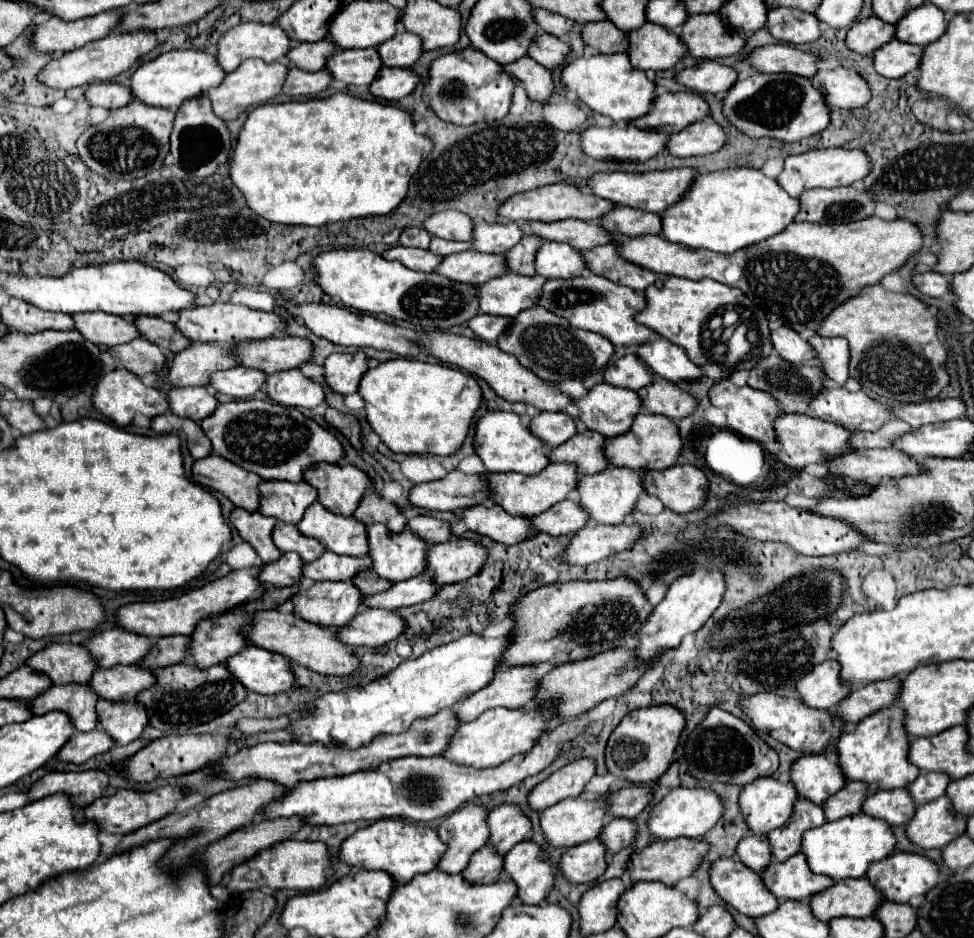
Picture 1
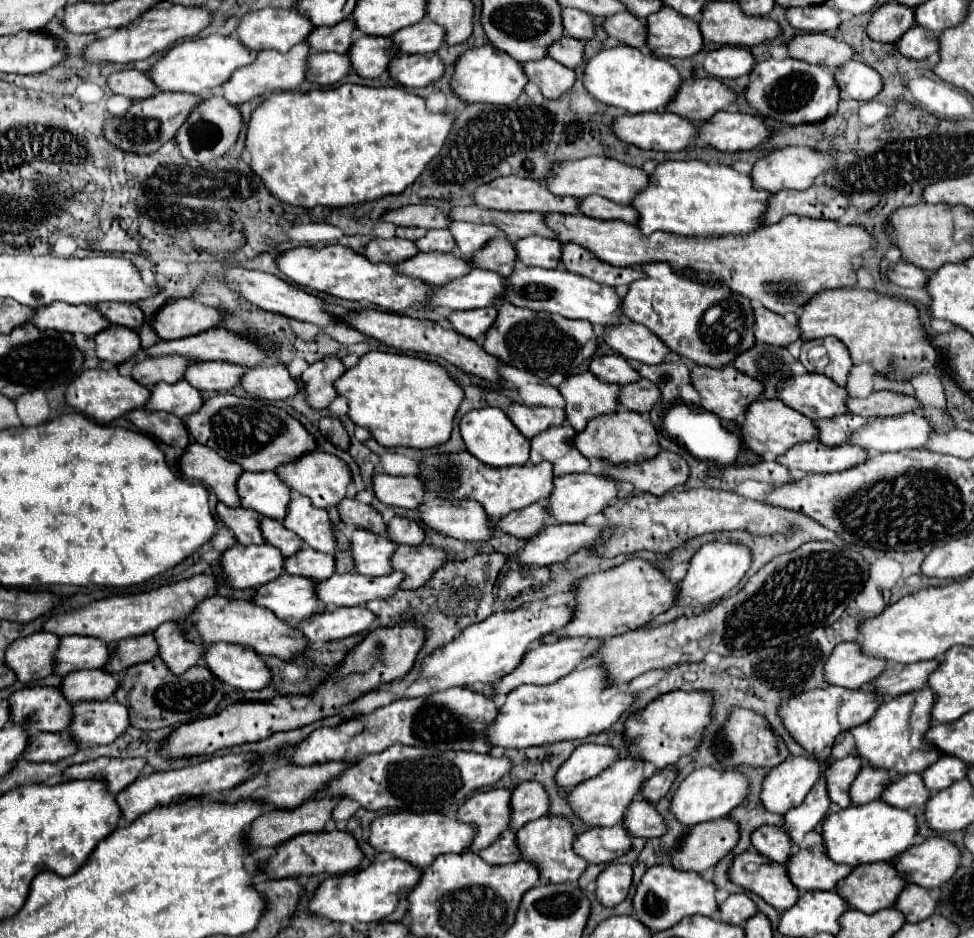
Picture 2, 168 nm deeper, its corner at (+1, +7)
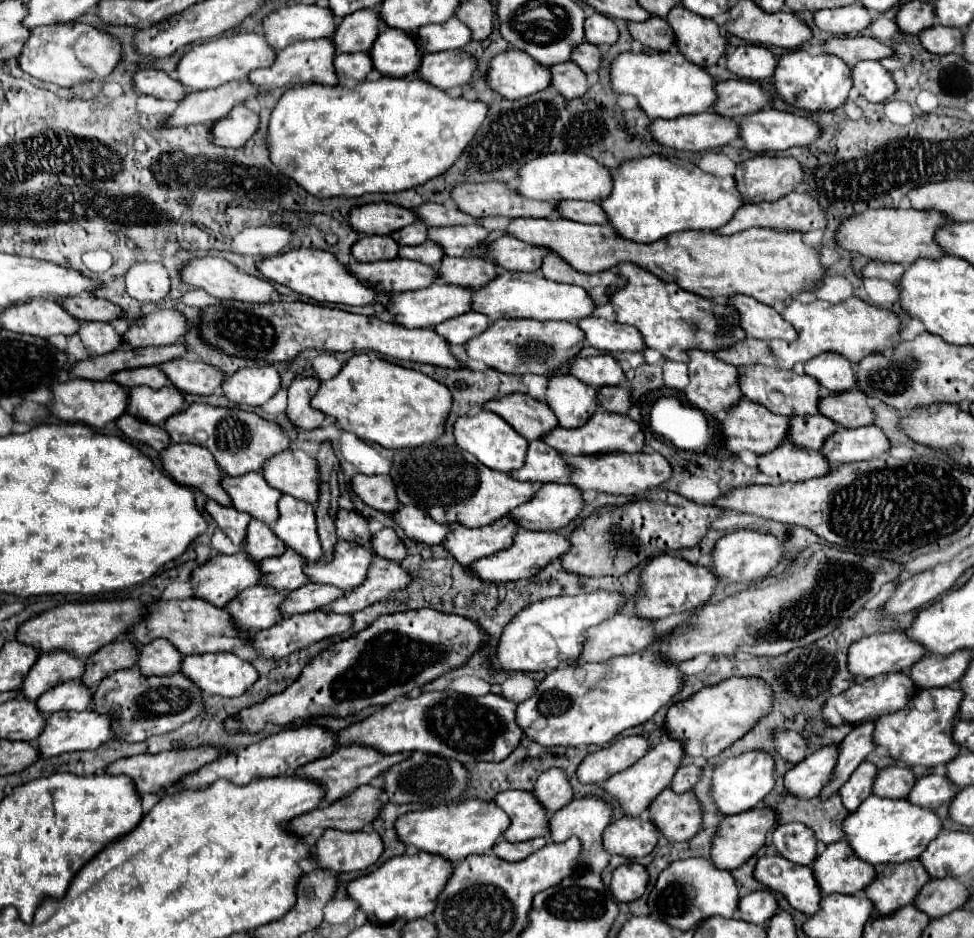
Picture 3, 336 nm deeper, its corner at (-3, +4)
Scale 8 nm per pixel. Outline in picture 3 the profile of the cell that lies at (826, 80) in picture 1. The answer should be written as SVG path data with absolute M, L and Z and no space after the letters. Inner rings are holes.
M859 62L853 68L853 86L869 102L887 102L895 94L895 82L891 74L879 62Z

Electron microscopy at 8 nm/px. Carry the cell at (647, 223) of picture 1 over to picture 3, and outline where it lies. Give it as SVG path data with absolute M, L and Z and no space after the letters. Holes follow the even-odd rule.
M565 200L557 204L557 212L563 218L587 224L607 224L605 212L599 202L585 202L585 200Z

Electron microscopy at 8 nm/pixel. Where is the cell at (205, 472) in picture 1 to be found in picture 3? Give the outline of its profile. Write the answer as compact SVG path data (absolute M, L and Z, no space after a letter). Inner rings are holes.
M171 444L165 452L161 452L161 460L163 468L175 482L197 488L219 504L231 506L231 498L221 486L227 474L217 466L207 448L197 444Z

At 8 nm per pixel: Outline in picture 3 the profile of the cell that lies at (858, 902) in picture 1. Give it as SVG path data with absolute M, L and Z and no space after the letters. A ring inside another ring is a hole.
M909 860L905 864L881 864L875 866L875 872L875 880L865 886L865 896L879 914L891 914L911 904L923 884L931 880L919 860Z

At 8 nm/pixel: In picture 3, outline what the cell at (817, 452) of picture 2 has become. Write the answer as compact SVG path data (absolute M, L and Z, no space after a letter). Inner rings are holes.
M783 442L777 450L759 456L759 470L777 482L801 482L827 476L833 468L821 452L809 452L795 444Z

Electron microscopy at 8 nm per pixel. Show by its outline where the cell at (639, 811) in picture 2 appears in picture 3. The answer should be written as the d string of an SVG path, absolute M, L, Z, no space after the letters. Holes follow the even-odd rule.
M665 788L649 806L649 820L657 832L669 840L683 842L697 834L701 826L701 808L693 792L675 794Z

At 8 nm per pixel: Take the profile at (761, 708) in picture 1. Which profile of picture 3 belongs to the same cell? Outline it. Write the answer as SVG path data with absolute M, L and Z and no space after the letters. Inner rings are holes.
M893 672L889 676L877 676L875 680L865 680L861 684L853 684L849 690L827 698L823 708L821 708L821 716L823 716L823 722L827 726L871 722L883 714L901 710L907 704L913 690L915 688L913 688L913 684L909 684L909 676L905 676L905 672Z

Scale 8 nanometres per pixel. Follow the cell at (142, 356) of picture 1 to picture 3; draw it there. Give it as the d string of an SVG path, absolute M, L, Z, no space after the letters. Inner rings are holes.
M83 322L79 336L85 344L85 348L93 350L95 356L103 356L109 354L117 348L123 346L123 338L121 334L117 334L113 330L111 324L97 324L97 322Z

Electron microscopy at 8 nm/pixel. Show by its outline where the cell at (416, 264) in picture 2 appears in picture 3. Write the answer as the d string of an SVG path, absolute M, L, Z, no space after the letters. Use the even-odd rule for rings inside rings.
M387 260L387 262L373 262L361 264L355 262L349 270L369 284L385 292L407 292L407 290L421 290L435 282L437 272L433 266L419 264L415 260Z

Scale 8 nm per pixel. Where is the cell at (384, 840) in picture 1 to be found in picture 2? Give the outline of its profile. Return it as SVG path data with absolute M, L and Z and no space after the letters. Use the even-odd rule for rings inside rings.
M399 811L399 813L381 815L371 823L369 843L381 853L387 851L393 857L399 857L403 861L409 861L415 867L425 869L425 865L431 865L443 853L461 853L469 849L475 833L477 833L477 825L457 821L455 817L447 817L443 813Z

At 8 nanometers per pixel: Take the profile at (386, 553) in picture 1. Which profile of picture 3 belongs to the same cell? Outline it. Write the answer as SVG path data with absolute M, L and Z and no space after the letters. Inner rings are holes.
M341 540L337 542L335 556L331 562L307 564L305 574L311 578L311 582L333 584L341 590L353 590L365 582L373 558L373 550Z

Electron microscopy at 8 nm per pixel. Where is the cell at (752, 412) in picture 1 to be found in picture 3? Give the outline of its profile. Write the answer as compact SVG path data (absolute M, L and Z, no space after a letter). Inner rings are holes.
M693 350L689 352L689 384L685 388L685 396L687 400L699 408L701 412L707 412L711 416L721 416L725 414L729 408L733 408L741 398L741 388L739 388L739 370L721 362L719 358L715 358L713 354L701 352L701 350Z

